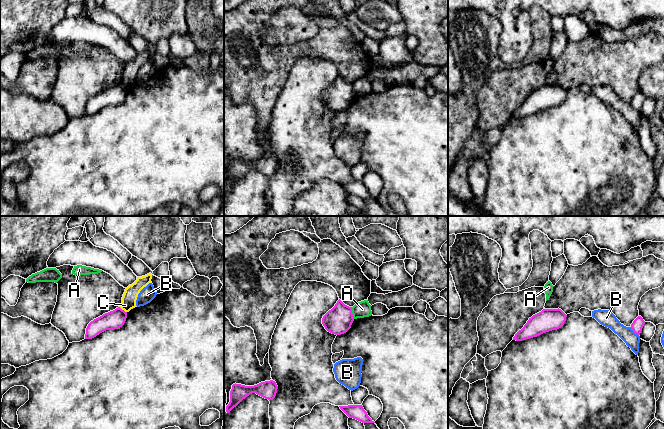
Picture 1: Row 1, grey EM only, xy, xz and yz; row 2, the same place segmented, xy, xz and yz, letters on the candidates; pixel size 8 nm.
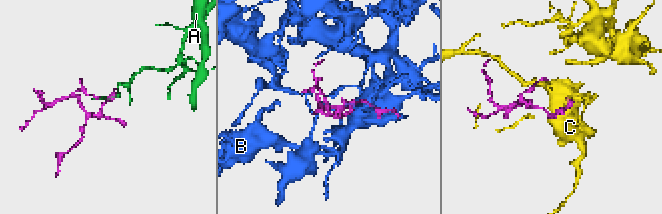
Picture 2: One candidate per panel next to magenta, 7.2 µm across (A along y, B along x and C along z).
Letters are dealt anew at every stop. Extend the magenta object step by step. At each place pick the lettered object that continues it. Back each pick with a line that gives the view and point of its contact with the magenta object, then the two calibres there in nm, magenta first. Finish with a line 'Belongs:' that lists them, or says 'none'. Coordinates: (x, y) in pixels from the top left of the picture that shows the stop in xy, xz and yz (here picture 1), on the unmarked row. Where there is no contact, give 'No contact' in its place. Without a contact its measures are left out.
Belongs: none

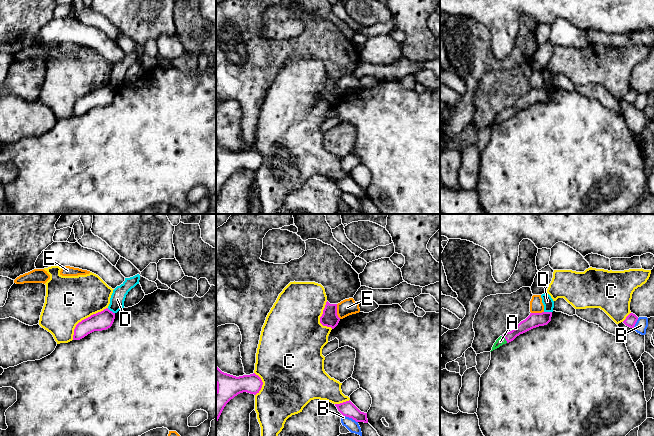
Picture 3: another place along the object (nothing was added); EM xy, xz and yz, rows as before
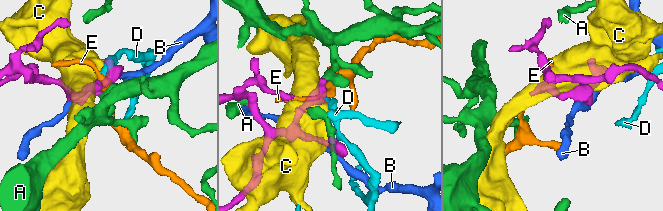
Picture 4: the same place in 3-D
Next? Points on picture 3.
A: Touches magenta at yz (505, 114). Thickness 100 nm (magenta) against 70 nm
Belongs: A

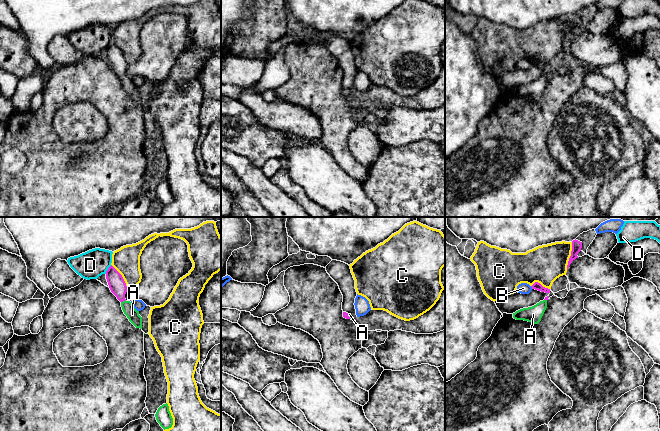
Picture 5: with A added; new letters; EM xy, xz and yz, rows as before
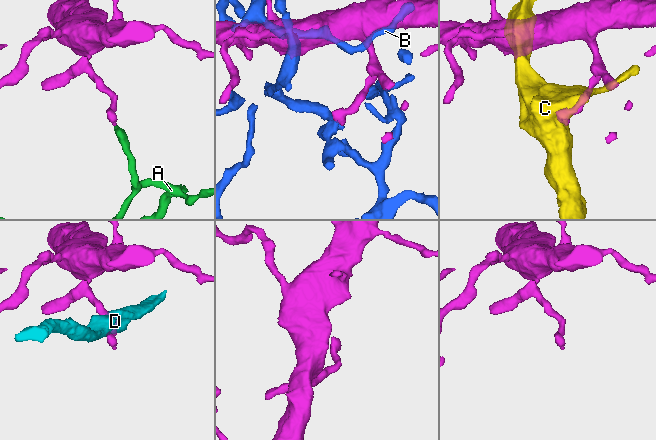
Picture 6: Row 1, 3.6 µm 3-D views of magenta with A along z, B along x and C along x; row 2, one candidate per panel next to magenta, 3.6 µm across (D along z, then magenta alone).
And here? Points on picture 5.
A: Touches magenta at xy (123, 76). Thickness 140 nm (magenta) against 100 nm
Belongs: A

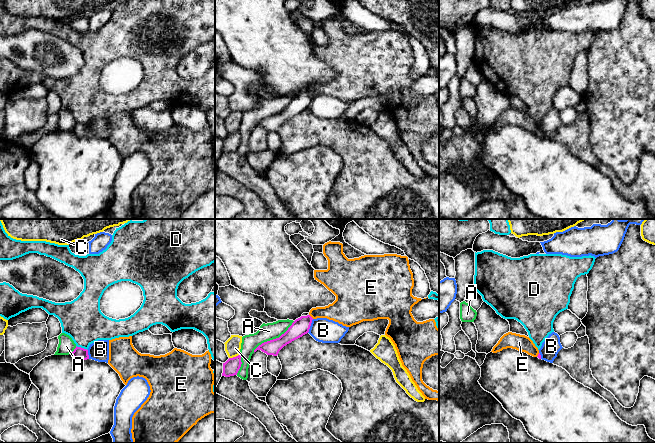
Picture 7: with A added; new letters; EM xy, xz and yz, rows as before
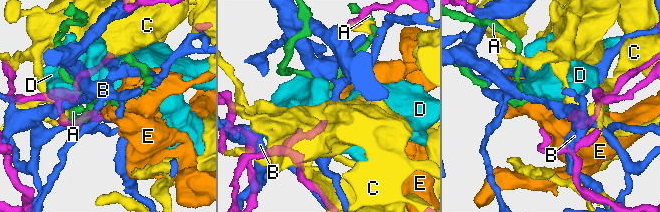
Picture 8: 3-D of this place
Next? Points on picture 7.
Belongs: none

